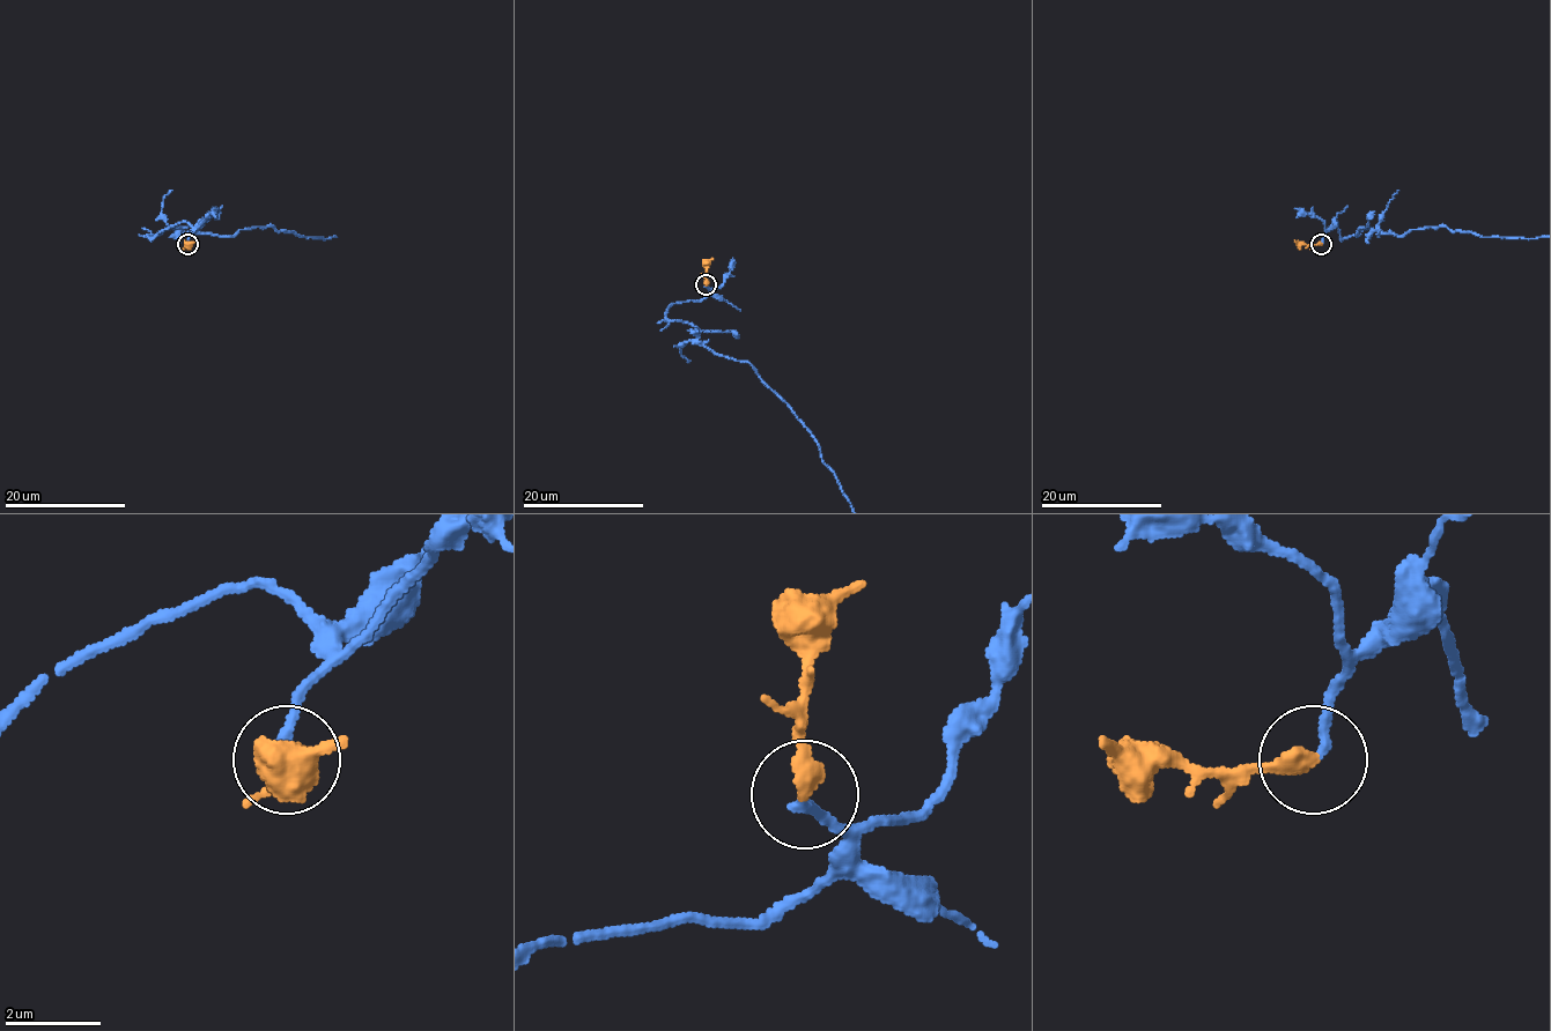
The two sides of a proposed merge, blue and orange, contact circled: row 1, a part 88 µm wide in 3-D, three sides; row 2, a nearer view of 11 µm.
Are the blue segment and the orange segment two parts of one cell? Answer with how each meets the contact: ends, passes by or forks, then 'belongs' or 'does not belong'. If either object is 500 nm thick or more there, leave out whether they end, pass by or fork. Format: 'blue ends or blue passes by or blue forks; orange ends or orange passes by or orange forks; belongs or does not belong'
blue ends; orange ends; belongs

